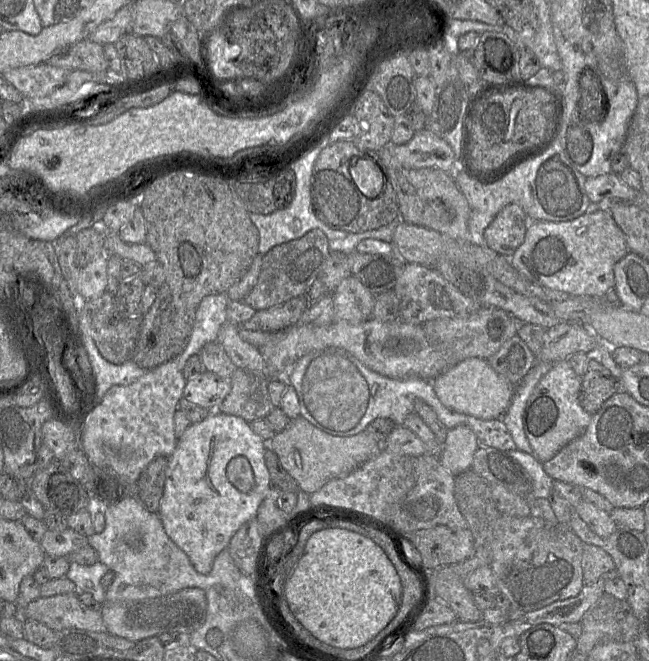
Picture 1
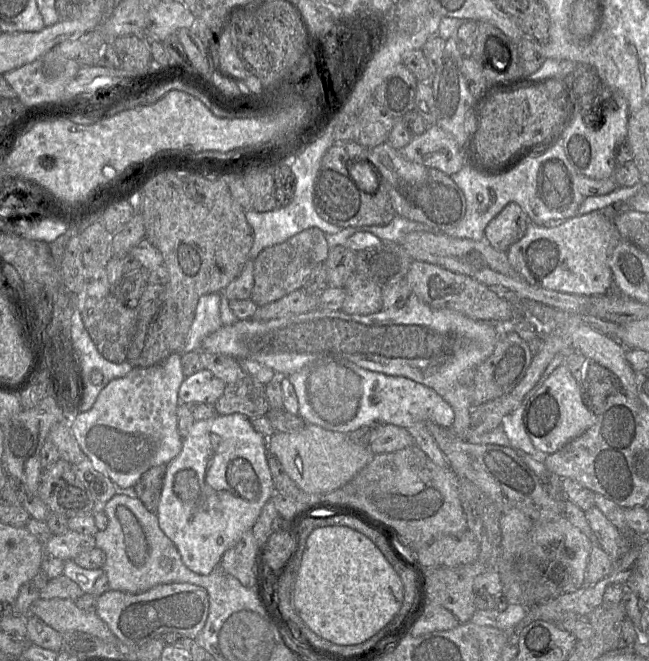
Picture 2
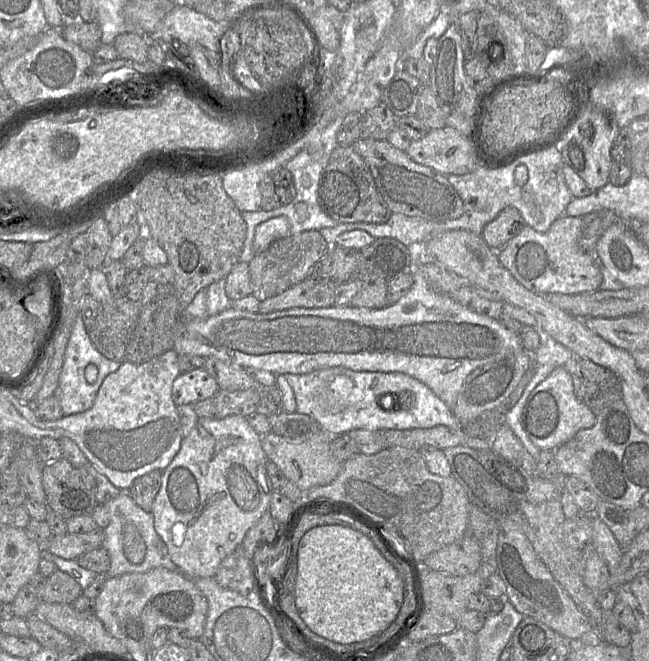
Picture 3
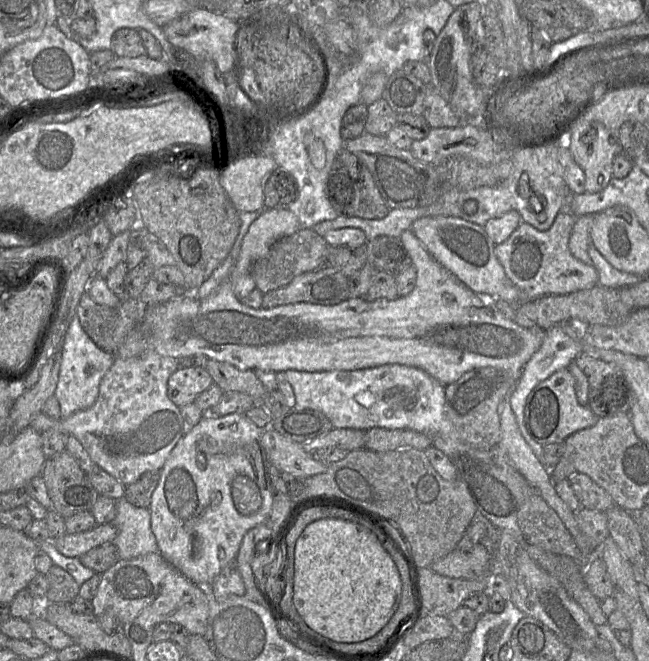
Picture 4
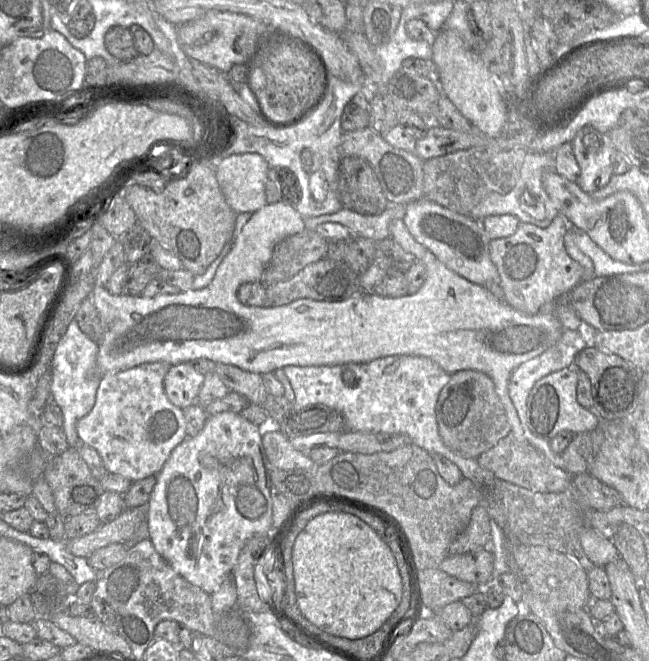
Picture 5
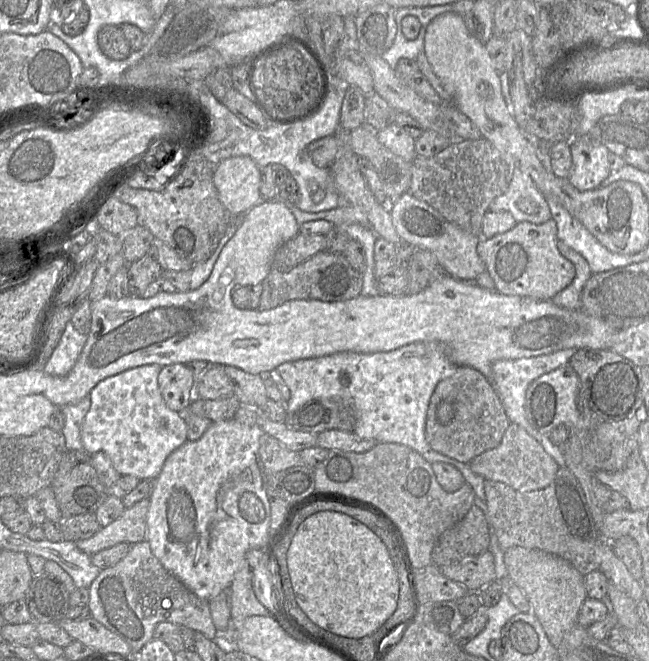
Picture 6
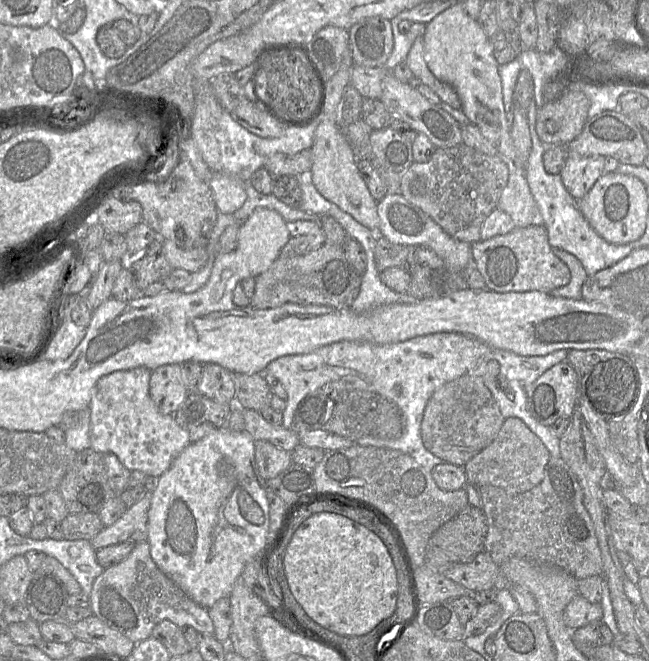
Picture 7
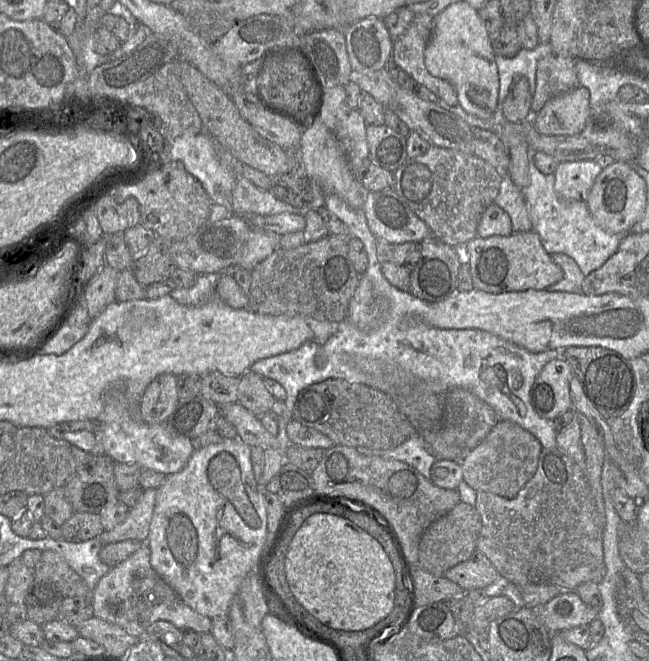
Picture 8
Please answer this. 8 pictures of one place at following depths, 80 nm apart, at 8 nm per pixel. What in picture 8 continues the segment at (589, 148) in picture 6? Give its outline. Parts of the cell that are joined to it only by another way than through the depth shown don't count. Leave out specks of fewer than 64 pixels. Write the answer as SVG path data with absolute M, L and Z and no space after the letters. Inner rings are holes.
M594 160L560 162L554 172L555 191L565 200L586 202L602 169Z

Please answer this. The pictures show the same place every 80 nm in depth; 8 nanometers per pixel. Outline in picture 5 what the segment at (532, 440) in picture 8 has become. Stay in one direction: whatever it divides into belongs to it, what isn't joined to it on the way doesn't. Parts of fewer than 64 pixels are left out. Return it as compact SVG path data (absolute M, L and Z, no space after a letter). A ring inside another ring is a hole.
M512 433L482 453L477 461L482 468L492 472L496 478L531 491L562 492L572 484L572 475L551 463L528 441L517 440Z

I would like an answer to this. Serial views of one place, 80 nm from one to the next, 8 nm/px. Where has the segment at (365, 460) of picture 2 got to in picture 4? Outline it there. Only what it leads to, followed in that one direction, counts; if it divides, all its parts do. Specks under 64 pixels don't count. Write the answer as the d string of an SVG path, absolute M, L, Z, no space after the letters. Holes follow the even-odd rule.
M271 427L262 430L261 445L268 463L295 477L308 478L327 469L328 465L316 460L300 443L288 440Z

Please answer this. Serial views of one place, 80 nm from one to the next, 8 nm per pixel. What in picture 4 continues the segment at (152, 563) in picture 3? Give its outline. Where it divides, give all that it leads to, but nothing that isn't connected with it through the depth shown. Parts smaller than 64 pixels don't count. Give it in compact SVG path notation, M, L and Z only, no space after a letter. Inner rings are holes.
M124 497L116 500L116 517L112 520L117 536L112 544L117 548L119 559L129 560L157 553L158 545L151 530L150 512L130 504Z

